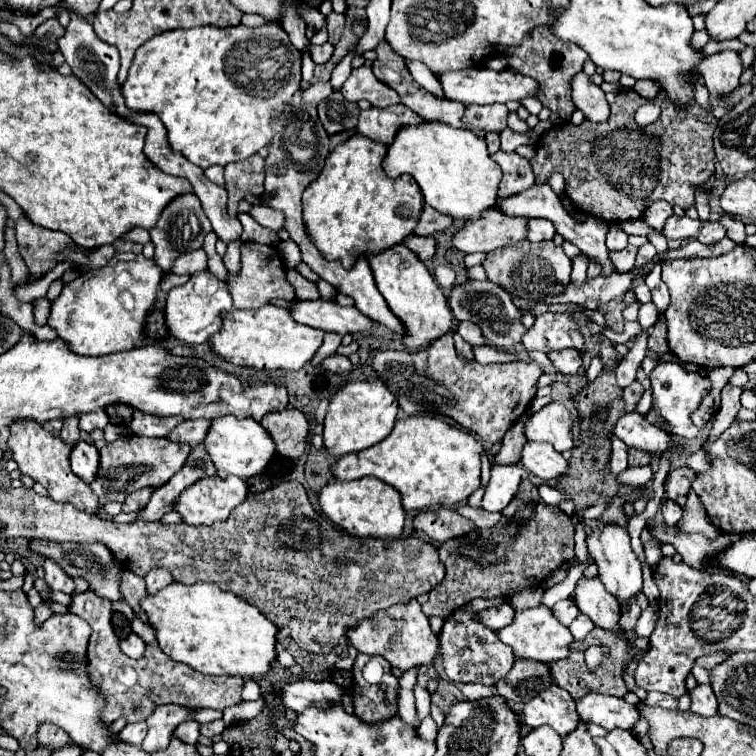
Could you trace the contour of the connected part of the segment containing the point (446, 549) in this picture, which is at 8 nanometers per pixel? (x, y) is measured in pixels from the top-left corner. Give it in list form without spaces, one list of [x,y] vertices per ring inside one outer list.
[[[524,481],[520,485],[520,493],[512,503],[502,511],[502,521],[492,529],[478,529],[476,533],[450,539],[438,547],[440,561],[446,565],[446,577],[444,581],[430,591],[430,599],[422,605],[422,611],[432,617],[438,615],[442,619],[448,617],[456,607],[476,599],[476,597],[512,597],[514,593],[538,587],[550,571],[554,571],[562,561],[572,559],[574,555],[574,521],[570,515],[566,515],[556,505],[546,505],[540,495],[538,487],[530,481]]]

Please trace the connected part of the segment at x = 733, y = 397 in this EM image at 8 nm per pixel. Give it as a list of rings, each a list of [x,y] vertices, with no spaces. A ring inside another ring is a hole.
[[[726,385],[722,389],[722,399],[720,399],[720,411],[712,423],[712,429],[710,429],[710,437],[706,443],[714,443],[728,427],[730,423],[734,421],[736,413],[740,411],[740,395],[742,395],[742,387],[734,387],[734,385]]]

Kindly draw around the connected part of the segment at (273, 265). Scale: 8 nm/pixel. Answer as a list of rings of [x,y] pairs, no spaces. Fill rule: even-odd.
[[[254,241],[242,243],[242,271],[238,275],[230,275],[228,287],[234,299],[236,309],[258,309],[268,305],[272,299],[294,301],[294,285],[286,279],[286,269],[280,261],[278,249],[274,245],[262,245]]]

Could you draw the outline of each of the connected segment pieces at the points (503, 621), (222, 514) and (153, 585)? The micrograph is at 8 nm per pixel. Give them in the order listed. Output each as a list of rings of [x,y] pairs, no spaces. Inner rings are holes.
[[[504,603],[504,605],[498,605],[498,607],[490,607],[490,609],[484,609],[480,611],[480,619],[484,625],[492,627],[492,629],[500,629],[500,627],[506,627],[508,623],[512,623],[514,619],[514,609],[510,603]]]
[[[206,477],[184,489],[176,501],[176,511],[190,525],[212,525],[228,519],[234,507],[248,497],[248,485],[240,477]]]
[[[152,569],[152,571],[144,577],[144,581],[146,581],[148,593],[150,593],[150,595],[156,595],[156,591],[168,587],[174,579],[172,579],[172,573],[170,573],[168,569]]]

